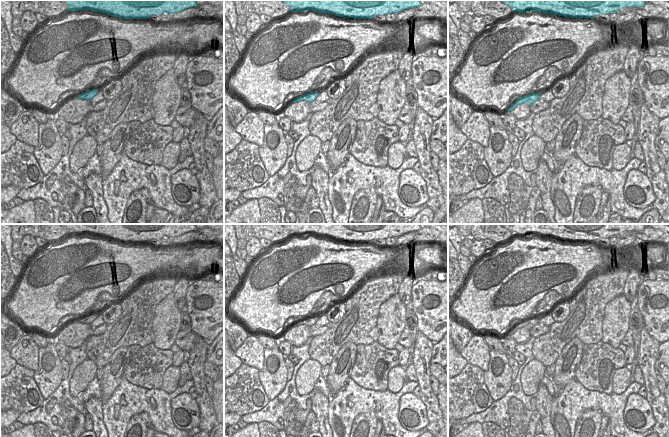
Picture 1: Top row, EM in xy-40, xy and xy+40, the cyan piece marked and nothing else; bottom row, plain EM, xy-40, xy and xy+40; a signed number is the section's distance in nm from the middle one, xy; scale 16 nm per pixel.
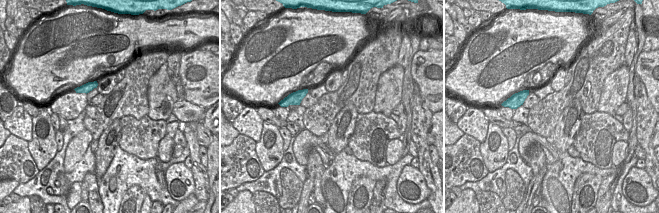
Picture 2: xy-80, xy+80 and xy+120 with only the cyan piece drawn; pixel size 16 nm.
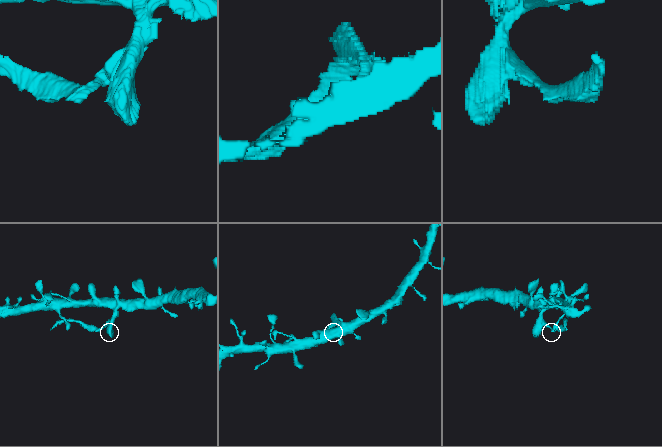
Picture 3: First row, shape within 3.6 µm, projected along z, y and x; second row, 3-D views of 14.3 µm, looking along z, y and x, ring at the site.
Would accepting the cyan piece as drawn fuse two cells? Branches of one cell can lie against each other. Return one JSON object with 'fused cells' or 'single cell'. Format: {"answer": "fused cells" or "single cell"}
{"answer": "fused cells"}

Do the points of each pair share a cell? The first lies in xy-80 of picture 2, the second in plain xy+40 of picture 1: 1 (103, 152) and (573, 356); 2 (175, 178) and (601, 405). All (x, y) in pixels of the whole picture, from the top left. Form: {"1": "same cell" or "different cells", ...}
{"1": "same cell", "2": "different cells"}

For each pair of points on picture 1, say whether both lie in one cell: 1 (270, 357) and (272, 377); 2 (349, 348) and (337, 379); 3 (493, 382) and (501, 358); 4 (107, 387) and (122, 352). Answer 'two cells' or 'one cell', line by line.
1: one cell
2: one cell
3: one cell
4: one cell

